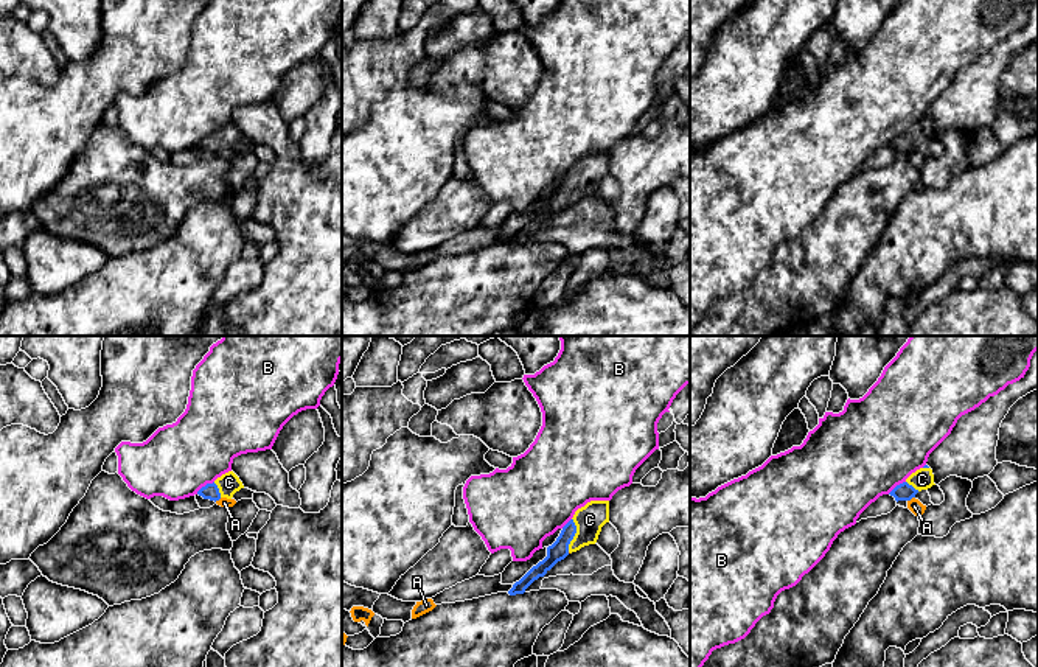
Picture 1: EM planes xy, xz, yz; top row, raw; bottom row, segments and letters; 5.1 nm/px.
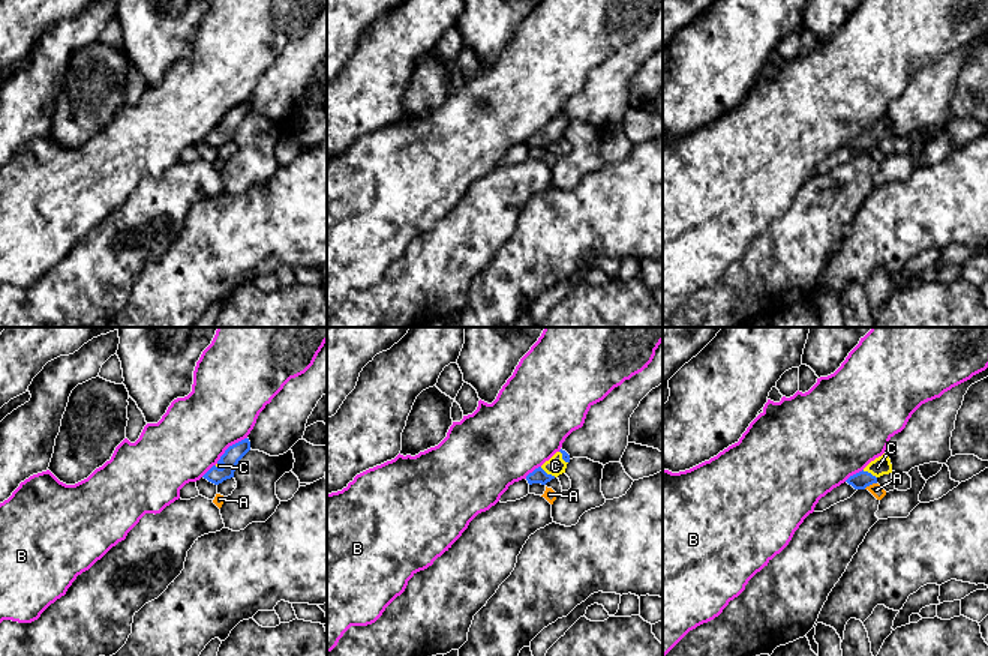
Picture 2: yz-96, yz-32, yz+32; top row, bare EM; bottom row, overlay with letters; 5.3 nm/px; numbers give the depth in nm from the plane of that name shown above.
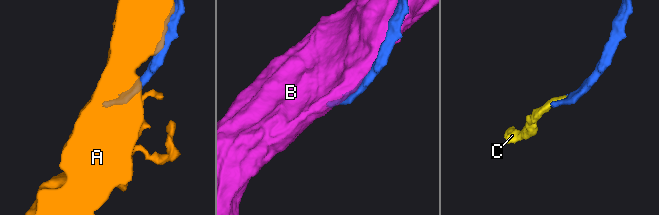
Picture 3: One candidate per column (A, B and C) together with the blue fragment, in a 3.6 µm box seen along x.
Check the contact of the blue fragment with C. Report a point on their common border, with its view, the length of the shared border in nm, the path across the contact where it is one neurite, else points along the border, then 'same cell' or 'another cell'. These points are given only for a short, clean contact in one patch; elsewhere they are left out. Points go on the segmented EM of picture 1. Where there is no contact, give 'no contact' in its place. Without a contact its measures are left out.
meets blue in xz at (574, 535); contact 180 nm long; runs through xz (558, 551), (574, 535), (589, 520); same cell

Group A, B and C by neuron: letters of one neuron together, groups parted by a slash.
A / B / C

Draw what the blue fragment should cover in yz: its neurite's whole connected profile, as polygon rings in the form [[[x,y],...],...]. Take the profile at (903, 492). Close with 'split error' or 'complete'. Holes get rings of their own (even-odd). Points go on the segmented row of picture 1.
[[[925,465],[923,468],[912,473],[903,484],[897,485],[889,494],[895,501],[911,501],[921,490],[931,488],[934,484],[932,470]]] | split error

